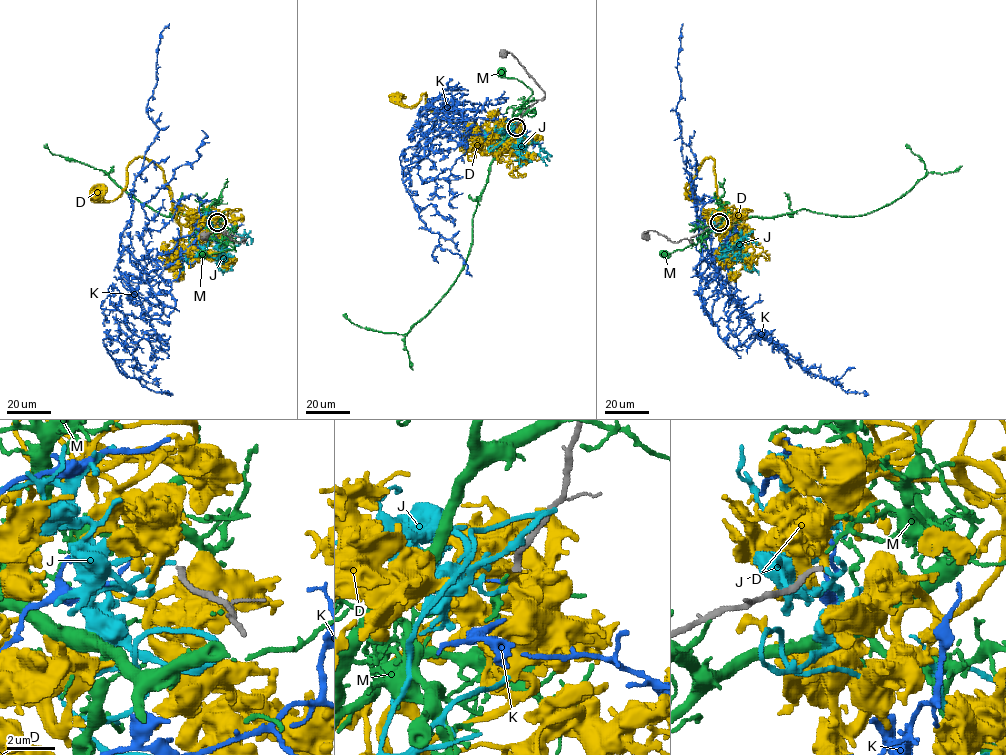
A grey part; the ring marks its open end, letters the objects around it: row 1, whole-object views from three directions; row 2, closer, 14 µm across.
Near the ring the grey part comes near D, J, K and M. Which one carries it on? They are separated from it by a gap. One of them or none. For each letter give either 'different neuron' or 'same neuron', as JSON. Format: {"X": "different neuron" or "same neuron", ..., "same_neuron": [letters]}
{"D": "different neuron", "J": "different neuron", "K": "different neuron", "M": "different neuron", "same_neuron": []}

